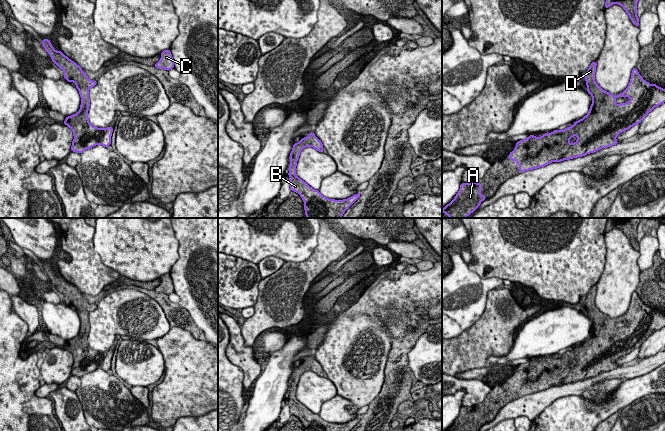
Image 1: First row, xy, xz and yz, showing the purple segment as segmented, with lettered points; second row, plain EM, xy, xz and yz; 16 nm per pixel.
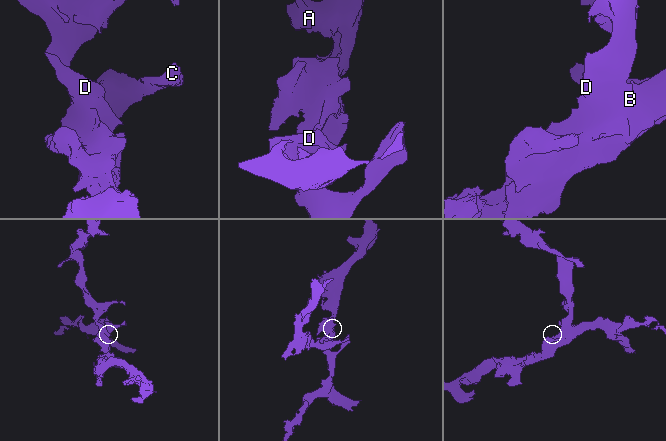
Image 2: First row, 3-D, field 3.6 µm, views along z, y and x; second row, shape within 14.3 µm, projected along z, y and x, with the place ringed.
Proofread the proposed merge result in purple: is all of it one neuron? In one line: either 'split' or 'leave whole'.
leave whole

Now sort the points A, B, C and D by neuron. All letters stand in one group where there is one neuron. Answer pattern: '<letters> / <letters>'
A B C D

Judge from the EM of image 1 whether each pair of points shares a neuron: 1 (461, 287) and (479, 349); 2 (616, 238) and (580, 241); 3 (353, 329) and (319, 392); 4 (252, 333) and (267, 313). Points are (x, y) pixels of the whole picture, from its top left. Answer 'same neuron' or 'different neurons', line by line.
1: different neurons
2: different neurons
3: different neurons
4: same neuron

